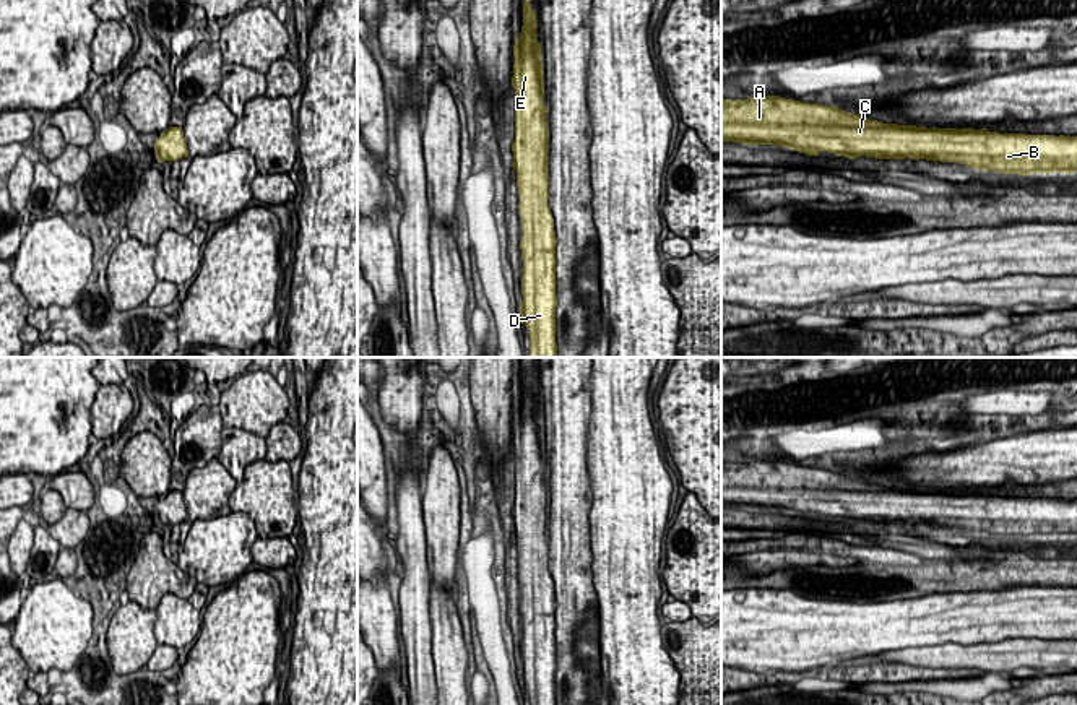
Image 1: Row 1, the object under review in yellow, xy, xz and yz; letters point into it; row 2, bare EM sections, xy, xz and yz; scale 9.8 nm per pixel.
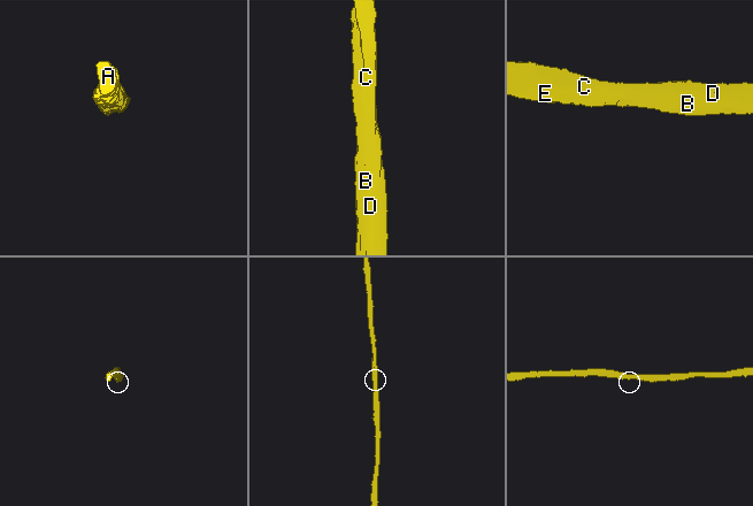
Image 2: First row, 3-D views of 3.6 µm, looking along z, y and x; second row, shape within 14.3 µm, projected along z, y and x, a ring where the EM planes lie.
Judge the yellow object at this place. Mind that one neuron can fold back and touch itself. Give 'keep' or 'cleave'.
keep

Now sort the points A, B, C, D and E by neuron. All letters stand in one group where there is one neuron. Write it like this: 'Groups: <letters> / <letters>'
Groups: A B C D E

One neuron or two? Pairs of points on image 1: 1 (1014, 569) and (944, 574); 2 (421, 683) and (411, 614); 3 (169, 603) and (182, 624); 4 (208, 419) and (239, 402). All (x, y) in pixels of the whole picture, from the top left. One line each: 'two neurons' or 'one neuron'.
1: one neuron
2: one neuron
3: one neuron
4: two neurons

